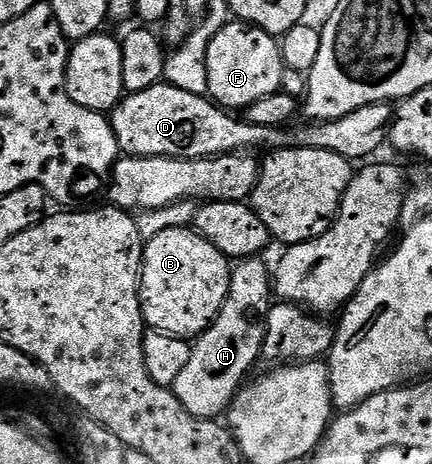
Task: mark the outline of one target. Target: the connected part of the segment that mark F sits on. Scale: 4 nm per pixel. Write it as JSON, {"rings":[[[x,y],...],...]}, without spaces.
{"rings":[[[241,21],[227,22],[208,45],[208,95],[219,107],[230,113],[242,113],[256,101],[282,90],[282,49],[279,40],[264,29]]]}

